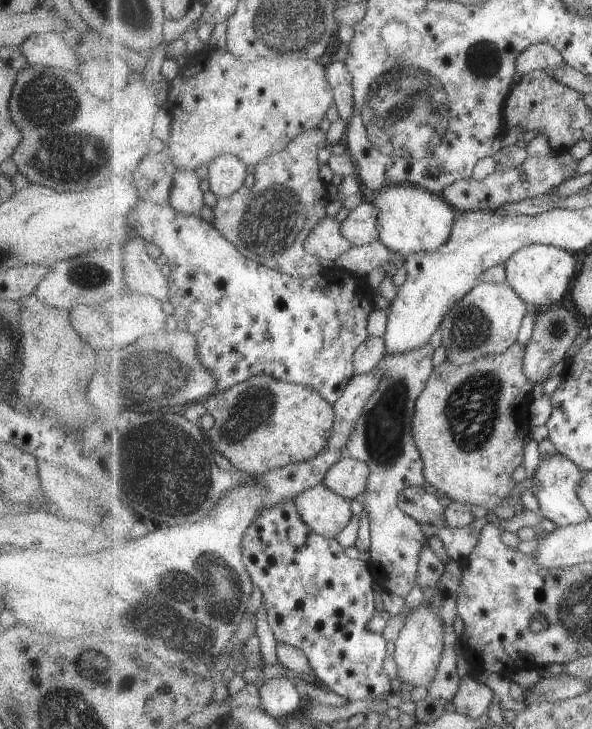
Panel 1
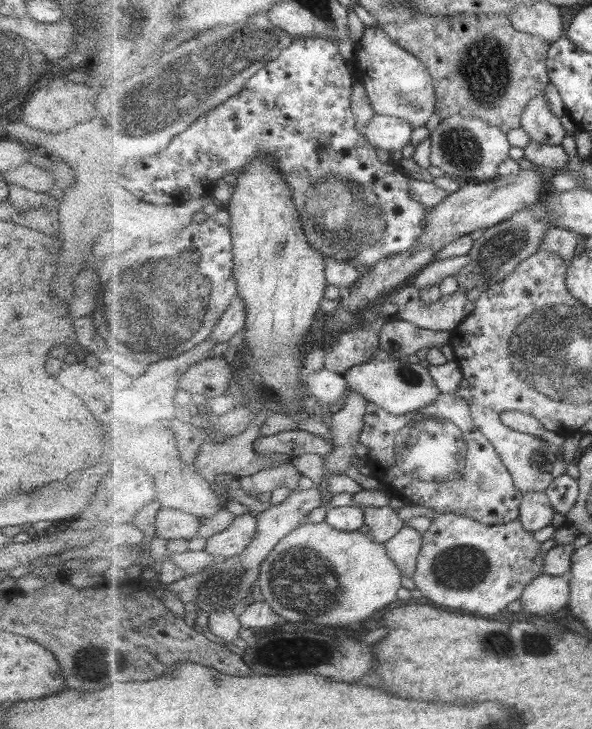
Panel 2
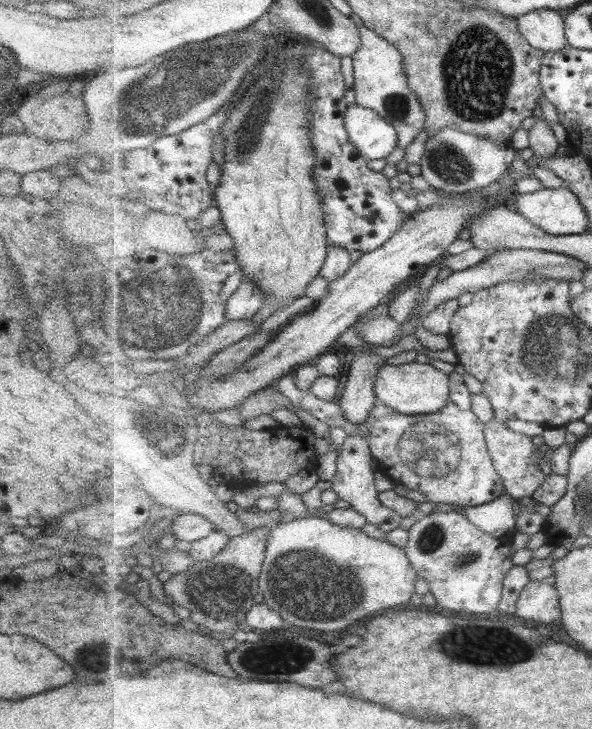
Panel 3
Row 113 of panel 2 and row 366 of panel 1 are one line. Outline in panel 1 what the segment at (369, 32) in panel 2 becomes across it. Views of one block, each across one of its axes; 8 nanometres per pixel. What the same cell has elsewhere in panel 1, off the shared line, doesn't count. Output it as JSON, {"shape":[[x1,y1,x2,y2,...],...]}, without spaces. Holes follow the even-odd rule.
{"shape":[[430,345,407,354,384,354,375,370,385,370,385,376,381,378,377,392,365,405,347,448,349,456,369,463,372,470,360,501,370,524,369,562,375,582,386,592,402,597,407,596,418,584,421,554,425,552,430,535,428,528,401,510,397,500,408,487,422,486,428,482,424,473,424,458,416,445,412,428,417,399,436,367,433,366,433,356,435,348]]}

